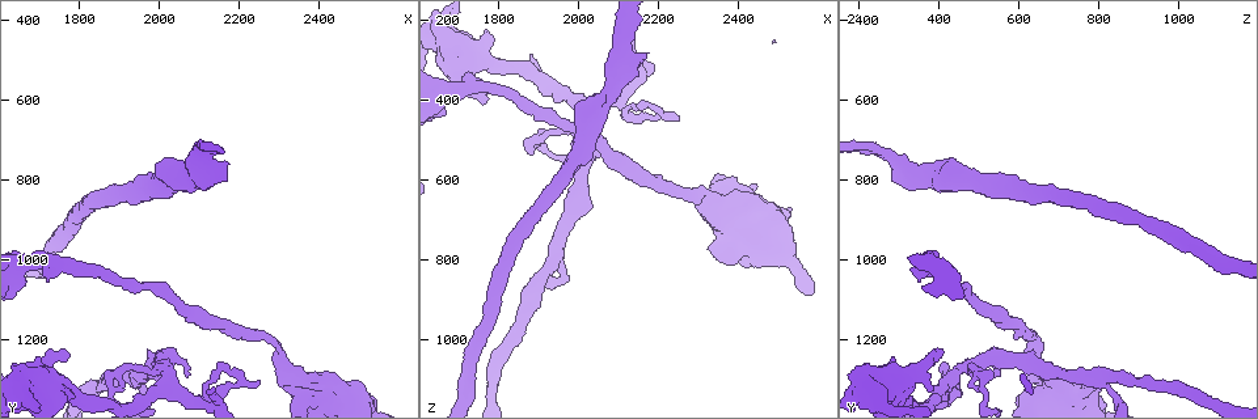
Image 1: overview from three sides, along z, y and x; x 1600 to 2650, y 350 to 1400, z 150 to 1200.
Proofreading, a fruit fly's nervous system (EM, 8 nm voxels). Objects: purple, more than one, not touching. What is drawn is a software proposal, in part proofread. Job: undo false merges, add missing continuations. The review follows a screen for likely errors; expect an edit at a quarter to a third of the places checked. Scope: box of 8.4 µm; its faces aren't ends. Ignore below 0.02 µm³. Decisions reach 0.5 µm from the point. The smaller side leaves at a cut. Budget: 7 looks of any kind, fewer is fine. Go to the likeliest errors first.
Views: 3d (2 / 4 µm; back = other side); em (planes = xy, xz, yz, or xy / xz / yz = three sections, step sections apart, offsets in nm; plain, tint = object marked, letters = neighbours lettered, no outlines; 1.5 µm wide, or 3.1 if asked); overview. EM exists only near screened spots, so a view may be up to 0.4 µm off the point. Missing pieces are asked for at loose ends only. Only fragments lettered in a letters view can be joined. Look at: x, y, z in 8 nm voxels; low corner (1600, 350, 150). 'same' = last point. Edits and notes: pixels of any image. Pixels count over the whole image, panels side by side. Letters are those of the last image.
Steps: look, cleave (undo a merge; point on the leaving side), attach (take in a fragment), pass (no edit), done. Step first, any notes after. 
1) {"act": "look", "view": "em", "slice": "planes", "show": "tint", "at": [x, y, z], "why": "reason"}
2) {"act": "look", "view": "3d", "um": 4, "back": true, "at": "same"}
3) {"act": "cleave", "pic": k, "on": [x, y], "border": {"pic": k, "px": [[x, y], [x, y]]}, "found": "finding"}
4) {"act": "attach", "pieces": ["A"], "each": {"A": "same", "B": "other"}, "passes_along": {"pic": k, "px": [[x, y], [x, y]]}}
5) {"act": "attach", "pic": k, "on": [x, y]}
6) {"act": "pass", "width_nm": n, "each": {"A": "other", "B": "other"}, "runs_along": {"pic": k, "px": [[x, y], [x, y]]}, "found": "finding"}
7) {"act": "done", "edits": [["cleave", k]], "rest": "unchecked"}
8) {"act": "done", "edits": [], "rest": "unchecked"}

{"act": "look", "view": "em", "slice": "planes", "show": "letters", "at": [1935, 1300, 805], "why": "side arm on a straight run"}

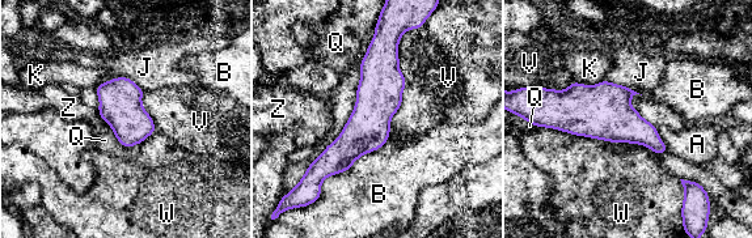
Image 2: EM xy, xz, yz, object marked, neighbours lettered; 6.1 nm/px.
{"act": "pass", "each": {"A": "other", "B": "other", "J": "other", "K": "other", "Q": "other", "V": "other", "W": "other", "Z": "other"}, "border": {"pic": 2, "px": [[100, 117], [115, 139], [130, 148]]}, "found": "continuous, no second neuron"}

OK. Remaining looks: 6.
{"act": "look", "view": "3d", "um": 4, "at": [2085, 805, 375]}

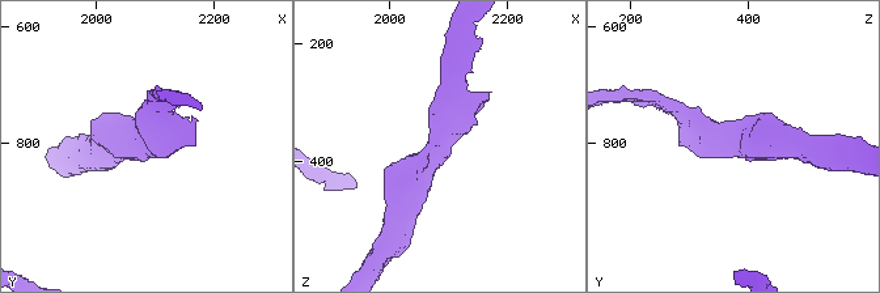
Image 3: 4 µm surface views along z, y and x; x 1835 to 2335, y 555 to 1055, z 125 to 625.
{"act": "look", "view": "em", "slice": "yz", "step": 4, "show": "tint", "at": [2085, 800, 370]}

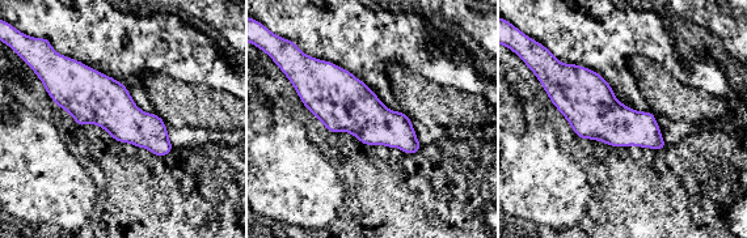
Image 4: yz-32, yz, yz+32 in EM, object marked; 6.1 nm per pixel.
{"act": "look", "view": "em", "slice": "planes", "show": "letters", "at": "same", "why": "another direction"}

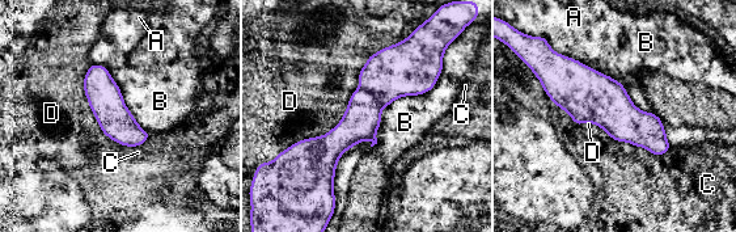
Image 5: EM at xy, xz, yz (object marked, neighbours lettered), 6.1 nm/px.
{"act": "pass", "longest_contact_nm": ["D", 750], "each": {"A": "other", "B": "other", "C": "other", "D": "other"}, "border": {"pic": 5, "px": [[443, 67], [381, 112], [376, 143]]}, "found": "one neuron here"}

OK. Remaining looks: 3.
{"act": "look", "view": "3d", "um": 4, "at": [1755, 1225, 405], "why": "free end"}

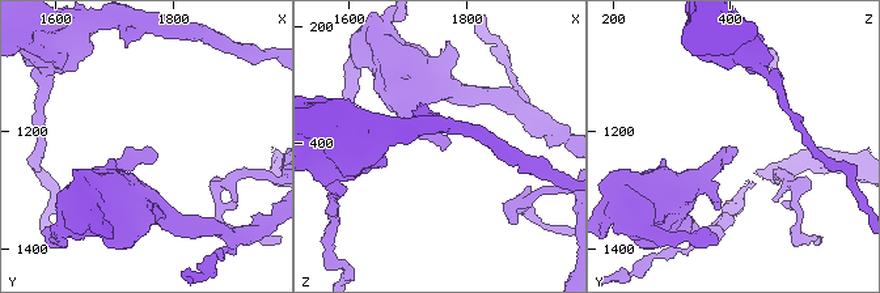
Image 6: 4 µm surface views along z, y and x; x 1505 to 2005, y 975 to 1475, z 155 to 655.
{"act": "look", "view": "em", "slice": "planes", "show": "letters", "at": [1750, 1230, 405], "why": "need the tissue"}

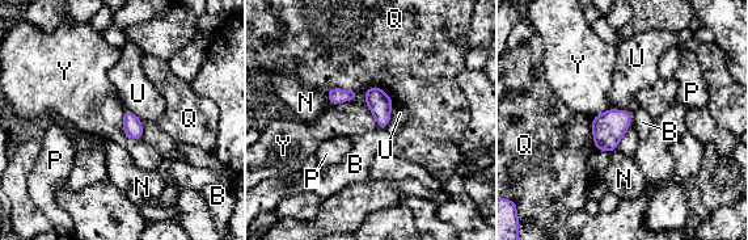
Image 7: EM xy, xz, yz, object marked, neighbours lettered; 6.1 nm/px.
{"act": "pass", "width_nm": 120, "each": {"B": "other", "N": "other", "P": "other", "Q": "other", "U": "other", "Y": "other"}, "border": {"pic": 7, "px": [[371, 85], [364, 102], [379, 126]]}, "found": "no lettered fragment goes on from it"}

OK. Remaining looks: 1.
{"act": "done", "edits": [], "rest": "unchecked"}

